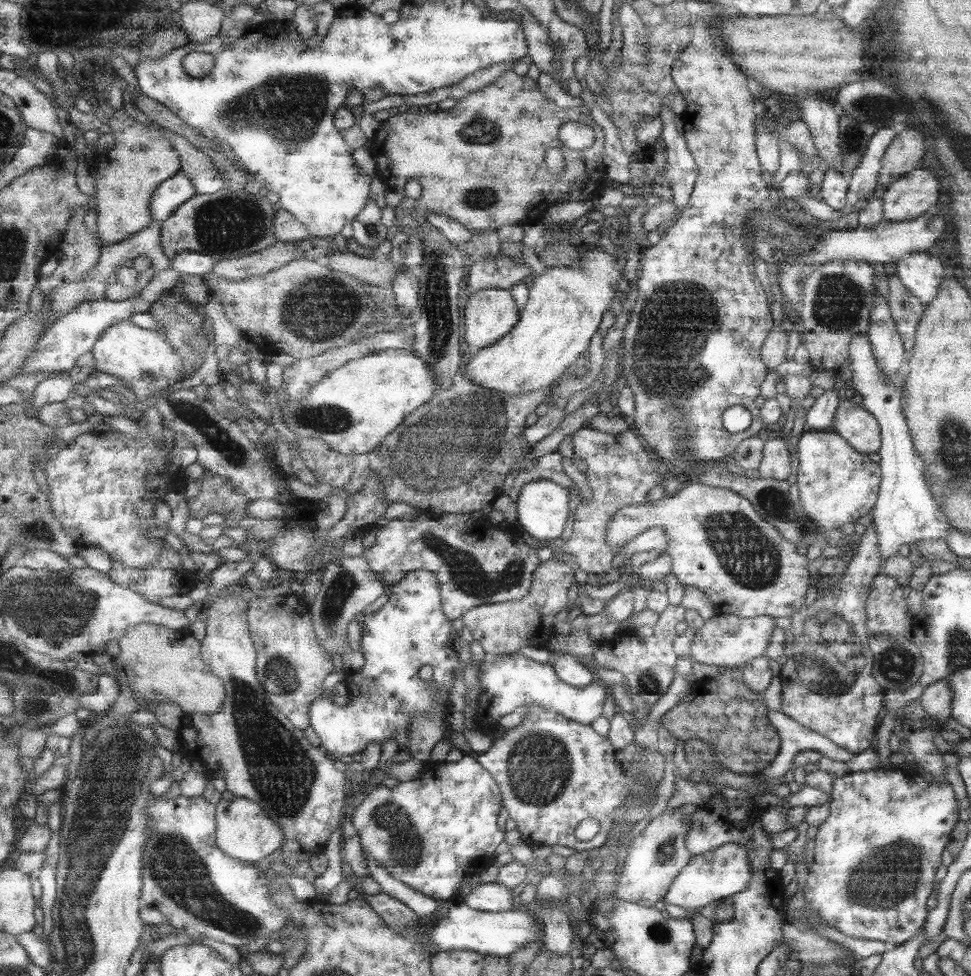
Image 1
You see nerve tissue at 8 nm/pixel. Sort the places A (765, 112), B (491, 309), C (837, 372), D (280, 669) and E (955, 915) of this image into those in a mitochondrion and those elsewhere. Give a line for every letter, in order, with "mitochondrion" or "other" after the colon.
A: other
B: other
C: other
D: mitochondrion
E: other

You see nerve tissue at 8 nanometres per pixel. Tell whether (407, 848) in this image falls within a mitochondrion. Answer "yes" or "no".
yes

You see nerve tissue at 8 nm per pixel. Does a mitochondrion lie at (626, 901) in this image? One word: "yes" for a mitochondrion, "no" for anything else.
no

